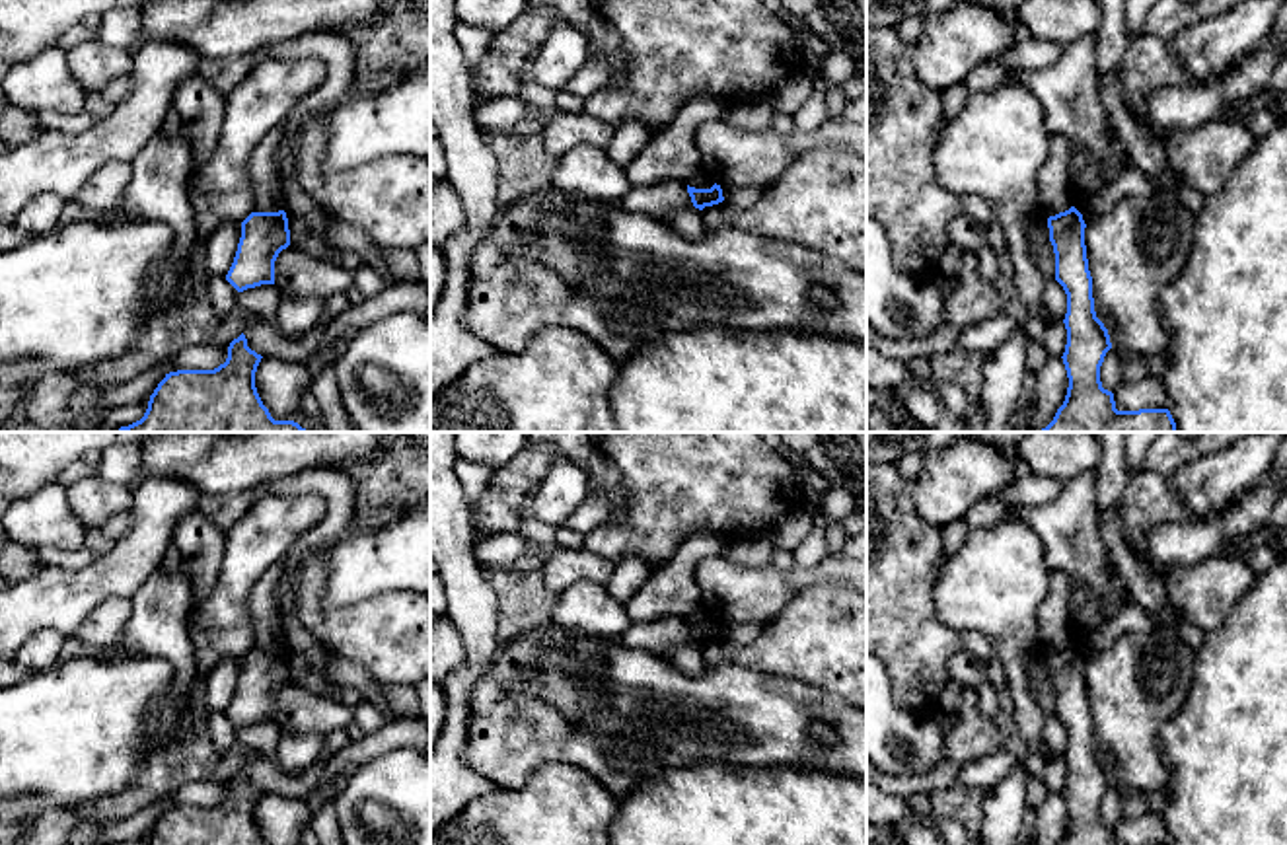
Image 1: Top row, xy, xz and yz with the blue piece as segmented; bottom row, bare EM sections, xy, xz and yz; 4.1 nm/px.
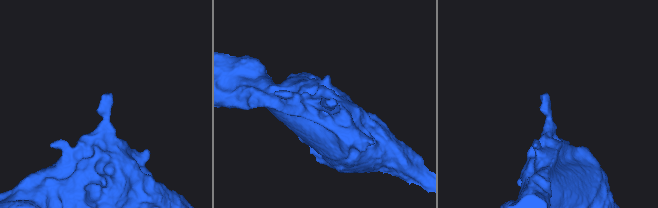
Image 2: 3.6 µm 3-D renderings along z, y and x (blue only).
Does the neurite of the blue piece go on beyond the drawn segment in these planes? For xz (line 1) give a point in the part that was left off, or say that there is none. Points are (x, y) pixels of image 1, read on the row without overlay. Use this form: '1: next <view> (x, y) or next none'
1: next none

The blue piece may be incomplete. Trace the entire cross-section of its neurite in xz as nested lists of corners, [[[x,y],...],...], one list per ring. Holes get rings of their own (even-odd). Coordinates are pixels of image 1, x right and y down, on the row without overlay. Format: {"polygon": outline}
{"polygon": [[[687,621],[687,629],[695,644],[703,646],[705,643],[713,643],[724,637],[720,621],[713,621],[711,625],[695,625]]]}

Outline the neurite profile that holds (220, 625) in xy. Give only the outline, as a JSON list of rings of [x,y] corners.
[[[265,489],[226,532],[218,580],[189,619],[199,678],[222,658],[243,658],[255,648],[249,615],[253,586],[302,535],[327,518],[329,504],[323,496]]]

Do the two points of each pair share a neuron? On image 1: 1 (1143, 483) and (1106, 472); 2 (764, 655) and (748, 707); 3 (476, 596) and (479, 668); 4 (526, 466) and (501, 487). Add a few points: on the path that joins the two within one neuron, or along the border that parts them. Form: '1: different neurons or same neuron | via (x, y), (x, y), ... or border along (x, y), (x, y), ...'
1: different neurons | border along (1132, 477), (1120, 511)
2: different neurons | border along (715, 662), (738, 662), (805, 682)
3: same neuron | via (476, 614), (479, 651)
4: same neuron | via (520, 472), (507, 485)

